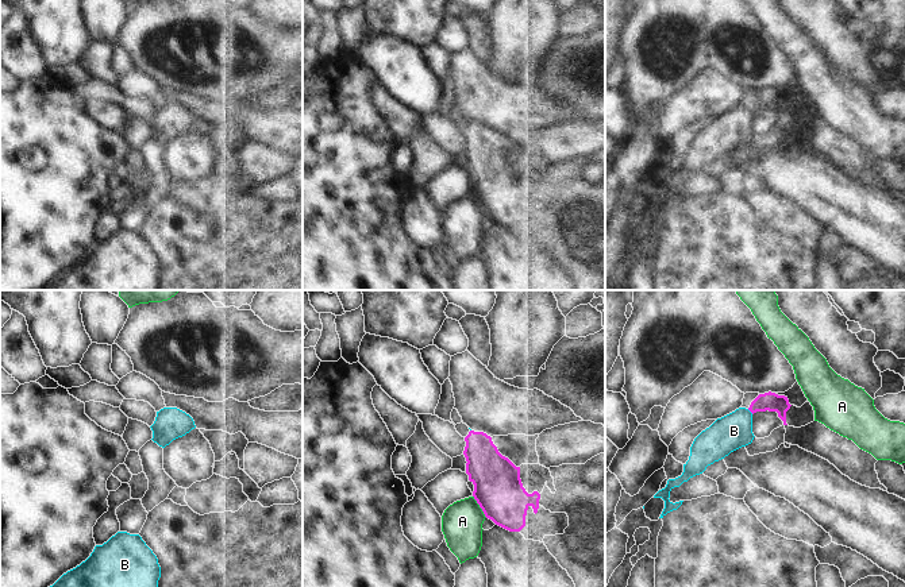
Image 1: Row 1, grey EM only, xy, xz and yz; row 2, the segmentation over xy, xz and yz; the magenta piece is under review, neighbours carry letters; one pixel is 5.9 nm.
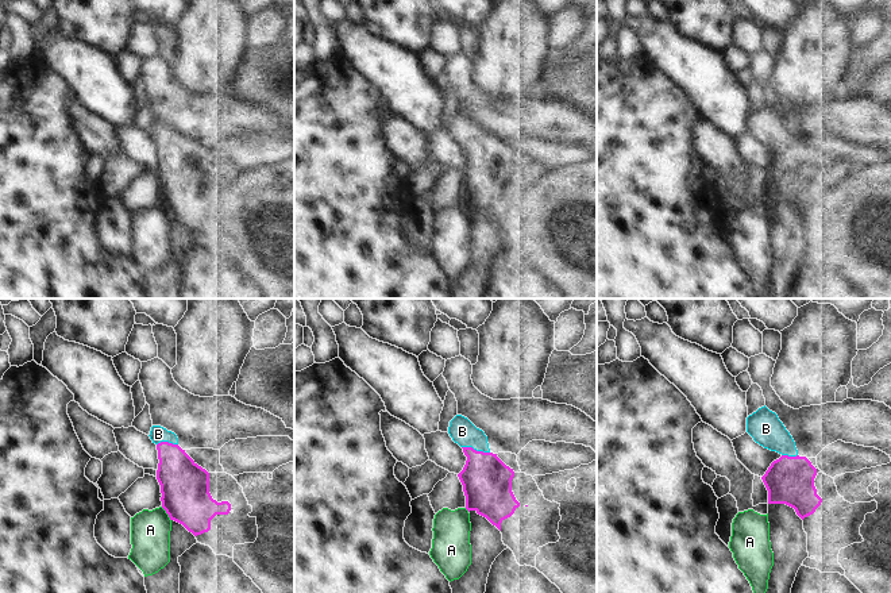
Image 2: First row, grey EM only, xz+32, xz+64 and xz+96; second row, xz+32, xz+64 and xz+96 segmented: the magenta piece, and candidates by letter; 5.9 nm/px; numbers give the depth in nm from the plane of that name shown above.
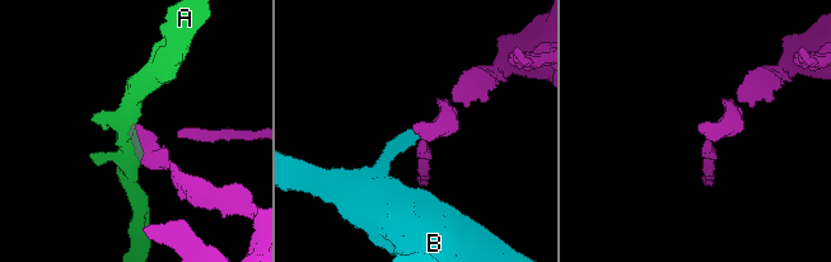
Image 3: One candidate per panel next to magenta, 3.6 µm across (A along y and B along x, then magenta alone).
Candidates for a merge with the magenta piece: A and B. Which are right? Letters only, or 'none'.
B

